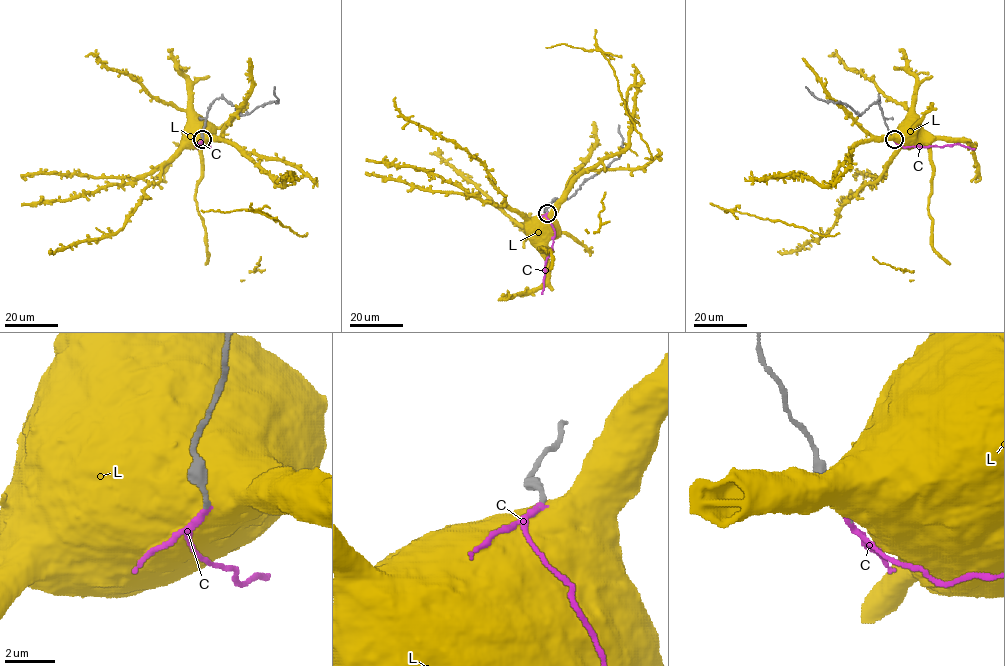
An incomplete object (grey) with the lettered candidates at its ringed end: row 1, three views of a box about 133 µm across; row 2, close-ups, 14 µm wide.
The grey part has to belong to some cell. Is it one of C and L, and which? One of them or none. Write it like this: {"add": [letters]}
{"add": []}

